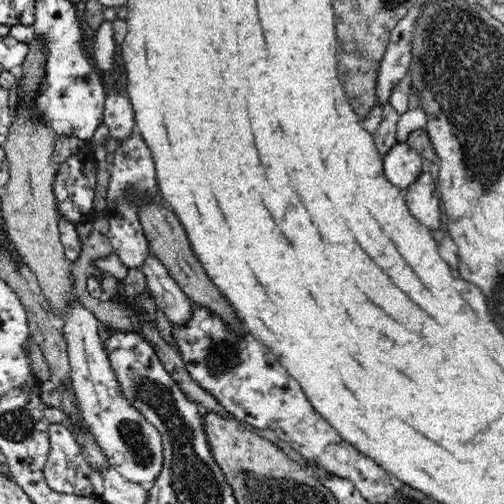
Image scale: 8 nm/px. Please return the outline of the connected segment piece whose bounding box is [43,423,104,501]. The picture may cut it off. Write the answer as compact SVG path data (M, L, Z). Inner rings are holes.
M59 423L48 426L48 434L50 452L48 452L48 458L46 458L46 466L44 466L43 472L50 488L55 492L88 498L93 497L99 501L102 500L104 482L101 474L98 474L97 470L88 464L72 431Z

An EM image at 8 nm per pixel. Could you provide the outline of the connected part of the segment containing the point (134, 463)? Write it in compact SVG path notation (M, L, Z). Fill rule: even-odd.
M76 297L67 300L61 320L62 333L67 342L72 388L86 429L103 450L110 466L123 478L138 484L153 484L162 472L163 438L160 431L123 396L99 335L100 322Z

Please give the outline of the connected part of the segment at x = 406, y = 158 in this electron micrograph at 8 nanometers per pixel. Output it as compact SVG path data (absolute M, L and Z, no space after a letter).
M407 142L396 143L383 156L386 178L403 190L420 176L425 167L426 163L420 153L412 149Z

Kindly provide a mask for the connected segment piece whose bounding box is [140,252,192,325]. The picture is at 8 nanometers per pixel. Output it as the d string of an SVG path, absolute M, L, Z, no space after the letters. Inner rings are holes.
M148 253L146 260L141 264L141 271L145 274L148 291L155 299L171 323L185 325L191 317L191 300L170 276L162 261Z

